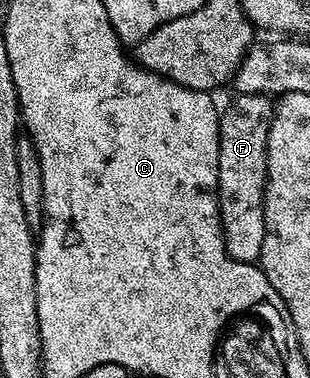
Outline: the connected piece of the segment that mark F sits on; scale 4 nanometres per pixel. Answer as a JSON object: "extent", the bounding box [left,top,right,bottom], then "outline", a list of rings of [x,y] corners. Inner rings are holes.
{"extent":[217,93,274,263],"outline":[[[238,93],[235,97],[233,103],[230,104],[229,107],[226,108],[225,111],[220,111],[219,117],[221,123],[219,124],[219,176],[217,177],[217,203],[219,204],[219,208],[221,209],[221,227],[223,228],[223,232],[225,233],[225,251],[227,251],[230,256],[232,256],[235,260],[239,260],[240,262],[252,262],[256,263],[261,256],[261,249],[263,248],[263,236],[265,235],[265,173],[267,172],[267,132],[269,131],[269,122],[273,118],[273,108],[274,103],[270,101],[268,97],[264,94],[240,94]]]}

